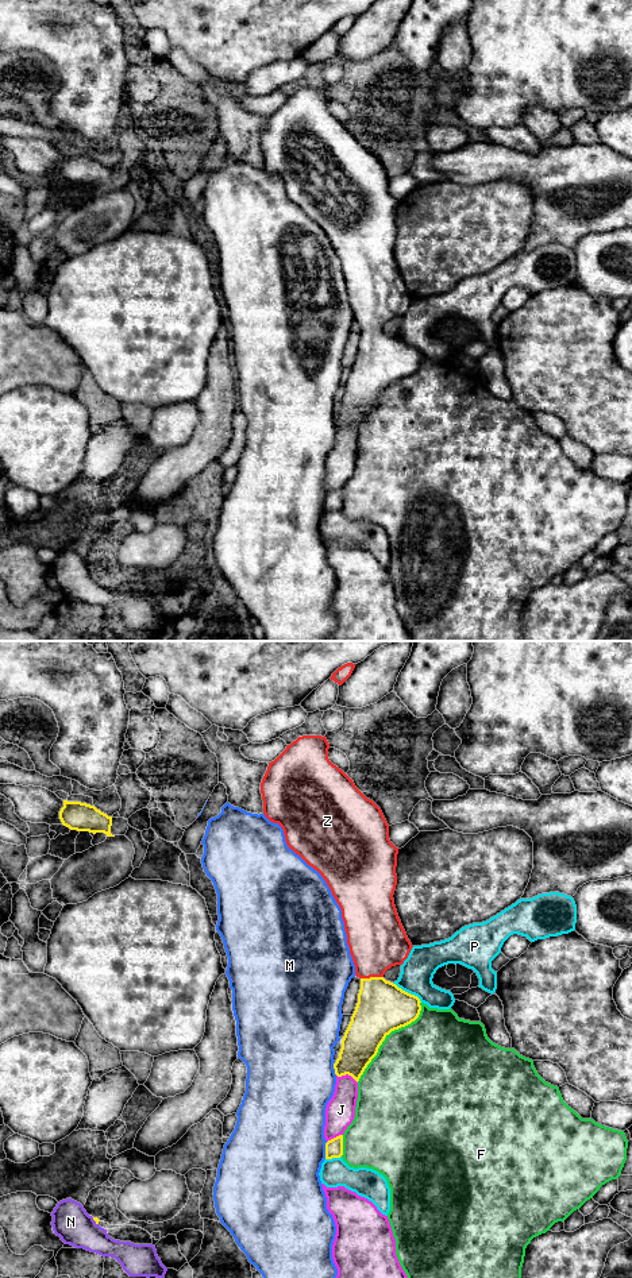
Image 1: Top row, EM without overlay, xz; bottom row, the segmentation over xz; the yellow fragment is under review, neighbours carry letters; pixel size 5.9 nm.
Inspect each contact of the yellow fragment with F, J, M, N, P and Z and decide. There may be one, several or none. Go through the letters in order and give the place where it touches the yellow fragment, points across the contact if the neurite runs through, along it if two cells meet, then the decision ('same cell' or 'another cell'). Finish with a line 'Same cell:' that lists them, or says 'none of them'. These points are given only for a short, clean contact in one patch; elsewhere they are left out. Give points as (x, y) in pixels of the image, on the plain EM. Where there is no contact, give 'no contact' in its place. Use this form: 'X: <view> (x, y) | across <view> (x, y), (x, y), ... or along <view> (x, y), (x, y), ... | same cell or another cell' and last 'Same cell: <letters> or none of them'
F: xz (385, 389) | another cell
J: xz (347, 425) | another cell
M: xz (326, 502) | another cell
N: xz (95, 572) | another cell
P: xz (407, 344) | another cell
Z: xz (372, 329) | across xz (382, 359), (376, 347), (372, 329), (372, 309), (377, 293) | same cell
Same cell: Z

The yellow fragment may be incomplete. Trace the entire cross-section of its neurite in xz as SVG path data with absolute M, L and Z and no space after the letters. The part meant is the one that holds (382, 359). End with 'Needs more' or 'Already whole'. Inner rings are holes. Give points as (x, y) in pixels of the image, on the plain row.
M325 88L298 89L269 115L261 146L265 169L282 179L289 201L321 227L342 262L361 341L334 421L338 429L348 426L358 435L385 390L419 370L421 354L384 331L388 321L404 316L413 300L393 251L398 200L389 192L381 161L330 113L328 101Z. Needs more

